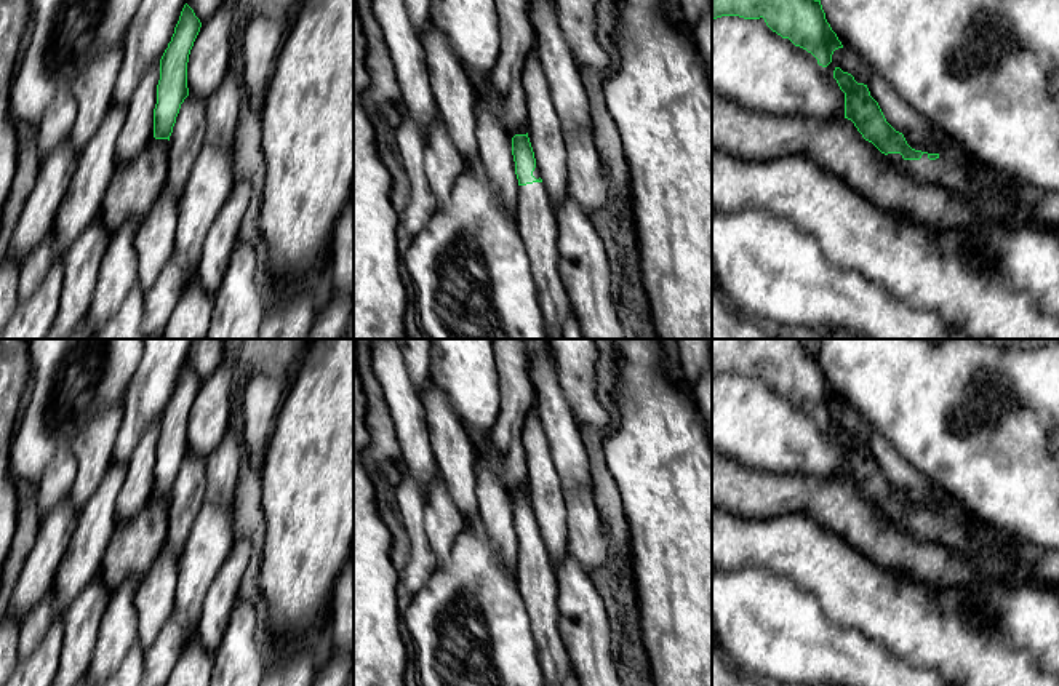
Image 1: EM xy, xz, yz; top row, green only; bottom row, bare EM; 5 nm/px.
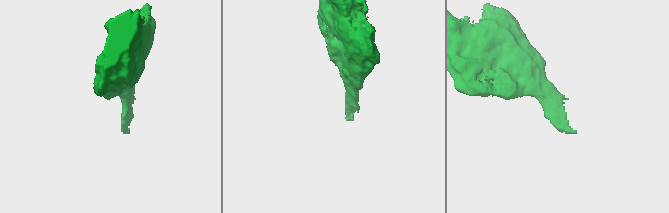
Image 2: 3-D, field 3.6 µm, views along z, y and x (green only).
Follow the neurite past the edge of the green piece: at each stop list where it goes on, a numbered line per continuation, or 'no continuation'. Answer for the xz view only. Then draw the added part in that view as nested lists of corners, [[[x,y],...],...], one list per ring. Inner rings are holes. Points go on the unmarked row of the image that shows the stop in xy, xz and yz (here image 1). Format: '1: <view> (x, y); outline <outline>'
1: xz (536, 576); outline [[[544,540],[518,544],[514,572],[528,611],[545,686],[561,686],[573,673],[573,665],[558,630],[557,568]]]

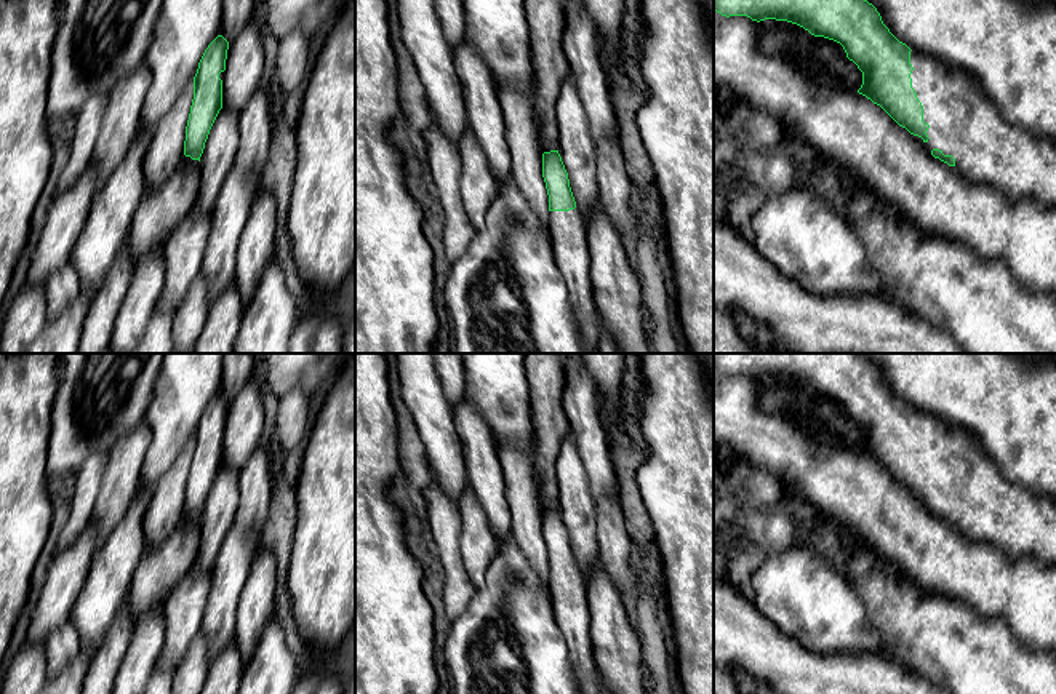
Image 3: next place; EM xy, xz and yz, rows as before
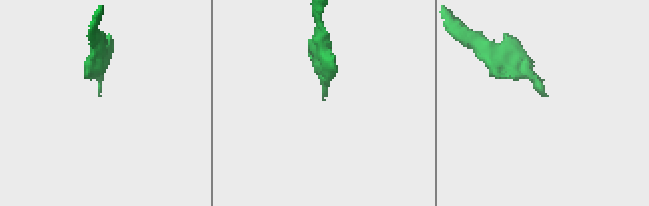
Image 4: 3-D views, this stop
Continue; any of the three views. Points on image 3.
1: yz (988, 509); outline [[[910,409],[910,422],[912,446],[923,464],[923,480],[930,483],[926,501],[917,494],[926,509],[939,507],[944,513],[952,513],[955,528],[970,542],[994,545],[1010,558],[1034,558],[1056,566],[1054,501],[1005,480],[966,432],[915,409]]]

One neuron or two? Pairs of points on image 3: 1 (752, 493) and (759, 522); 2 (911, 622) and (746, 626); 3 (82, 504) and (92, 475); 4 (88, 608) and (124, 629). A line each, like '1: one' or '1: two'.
1: two
2: two
3: one
4: two

